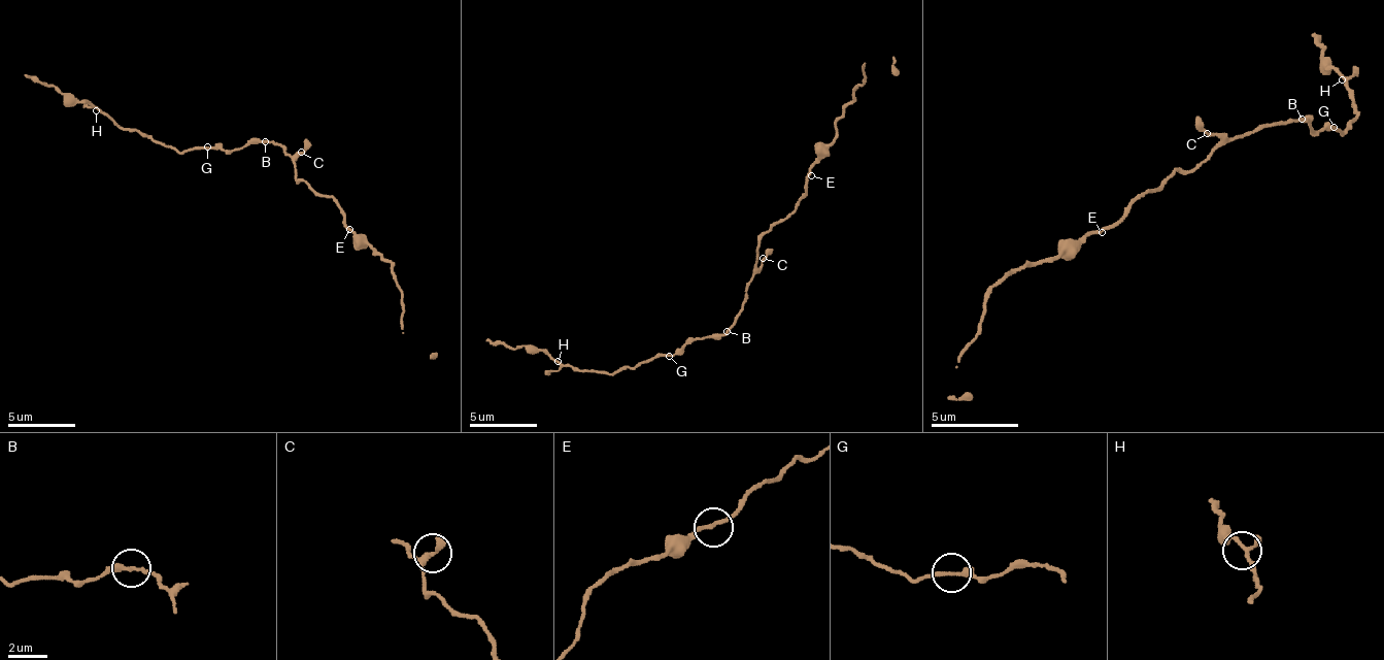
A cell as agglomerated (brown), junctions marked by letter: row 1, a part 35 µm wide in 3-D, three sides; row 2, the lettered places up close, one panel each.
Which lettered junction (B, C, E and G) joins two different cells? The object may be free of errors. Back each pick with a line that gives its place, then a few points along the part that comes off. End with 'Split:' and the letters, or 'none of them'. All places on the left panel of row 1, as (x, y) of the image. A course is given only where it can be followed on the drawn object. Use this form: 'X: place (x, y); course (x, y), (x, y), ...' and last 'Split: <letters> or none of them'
G: place (207, 146); course (207, 147), (177, 151), (170, 144), (116, 127), (86, 100), (69, 100), (25, 73)
Split: G

